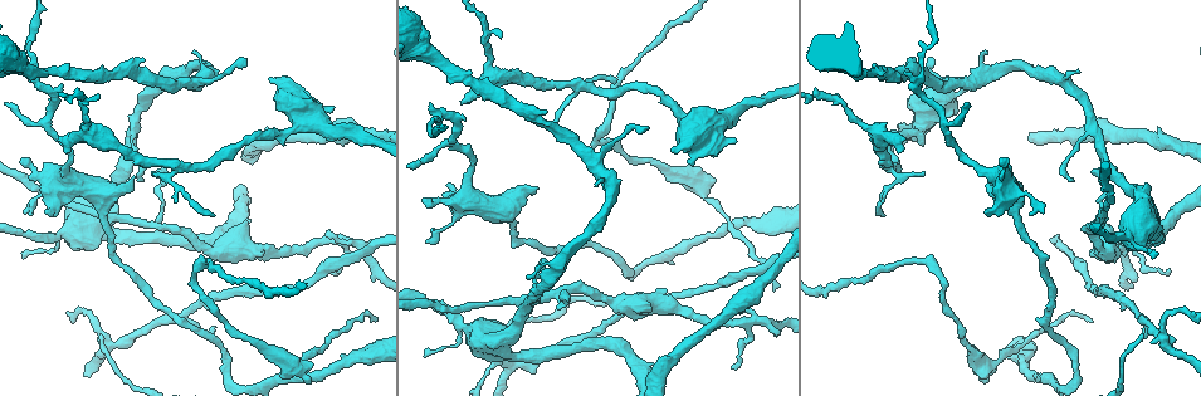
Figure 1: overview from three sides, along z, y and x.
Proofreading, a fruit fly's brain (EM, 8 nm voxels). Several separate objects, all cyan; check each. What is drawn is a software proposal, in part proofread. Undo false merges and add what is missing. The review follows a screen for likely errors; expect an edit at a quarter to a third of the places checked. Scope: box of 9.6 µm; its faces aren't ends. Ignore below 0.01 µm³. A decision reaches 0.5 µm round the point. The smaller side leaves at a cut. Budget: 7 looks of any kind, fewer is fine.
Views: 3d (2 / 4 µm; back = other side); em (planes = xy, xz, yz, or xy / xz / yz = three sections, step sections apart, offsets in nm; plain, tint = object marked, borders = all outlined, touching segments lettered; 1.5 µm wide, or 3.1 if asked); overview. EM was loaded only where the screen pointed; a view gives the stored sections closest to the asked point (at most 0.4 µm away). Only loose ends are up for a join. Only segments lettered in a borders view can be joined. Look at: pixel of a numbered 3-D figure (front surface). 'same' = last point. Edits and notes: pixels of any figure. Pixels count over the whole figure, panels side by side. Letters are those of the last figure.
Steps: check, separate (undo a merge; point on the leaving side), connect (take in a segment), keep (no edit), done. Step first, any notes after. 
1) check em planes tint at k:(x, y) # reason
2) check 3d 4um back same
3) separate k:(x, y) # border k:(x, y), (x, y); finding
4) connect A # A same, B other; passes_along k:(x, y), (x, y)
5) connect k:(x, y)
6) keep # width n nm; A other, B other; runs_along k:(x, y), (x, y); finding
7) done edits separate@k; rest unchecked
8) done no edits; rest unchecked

check 3d 4um at 1:(1072, 179) # branch stops here

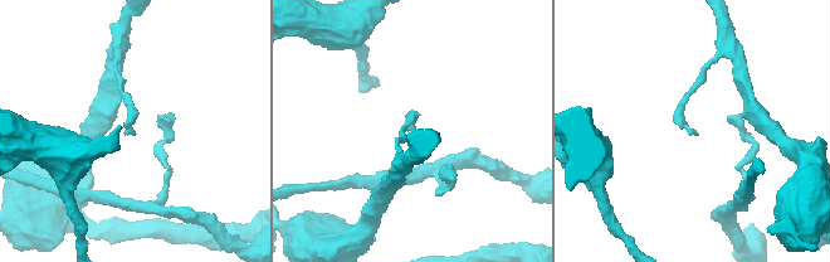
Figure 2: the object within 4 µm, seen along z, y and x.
check em planes borders at 2:(134, 133) # shape alone is not enough

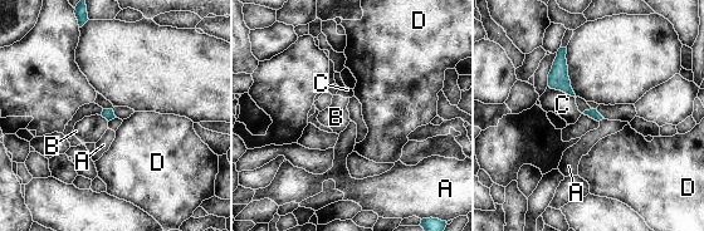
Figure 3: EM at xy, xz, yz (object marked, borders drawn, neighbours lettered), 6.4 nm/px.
keep # width 70 nm; A other, B other, C other, D other; none of them fits

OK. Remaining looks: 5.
check em planes borders at 1:(450, 183) # free end

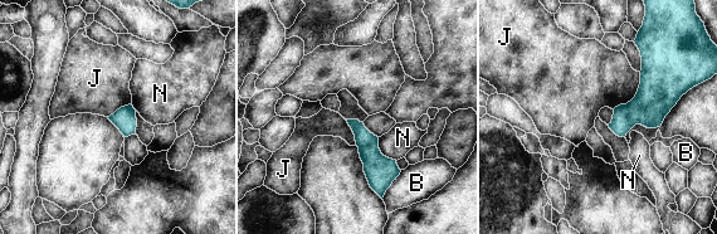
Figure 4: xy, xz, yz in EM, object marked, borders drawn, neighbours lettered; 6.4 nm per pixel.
keep # longest_contact J 300 nm; B other, J other, N other; no lettered segment goes on from it

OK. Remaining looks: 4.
check em planes borders at 1:(53, 96) # abrupt turn

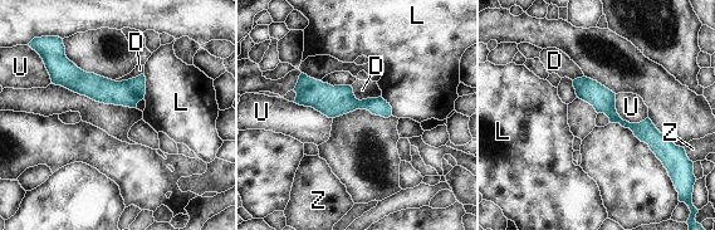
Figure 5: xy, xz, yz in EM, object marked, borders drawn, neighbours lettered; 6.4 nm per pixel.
keep # D other, L other, U other, Z other; border 5:(615, 94), (623, 120), (647, 118); continuous, no second cell

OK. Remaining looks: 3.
done no edits; rest unchecked

